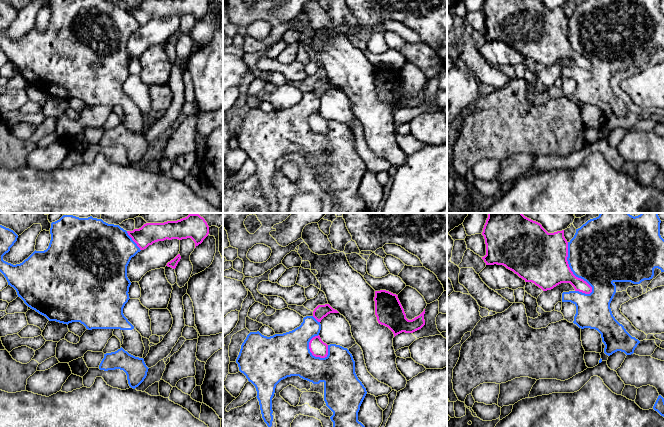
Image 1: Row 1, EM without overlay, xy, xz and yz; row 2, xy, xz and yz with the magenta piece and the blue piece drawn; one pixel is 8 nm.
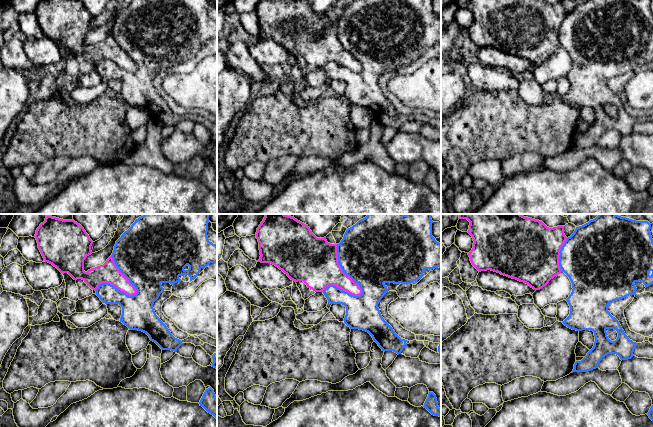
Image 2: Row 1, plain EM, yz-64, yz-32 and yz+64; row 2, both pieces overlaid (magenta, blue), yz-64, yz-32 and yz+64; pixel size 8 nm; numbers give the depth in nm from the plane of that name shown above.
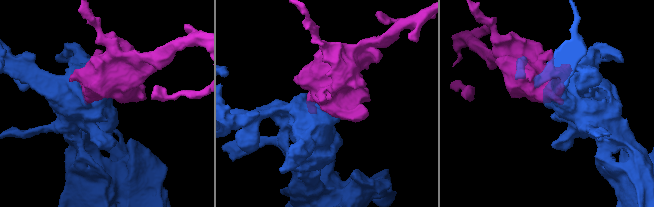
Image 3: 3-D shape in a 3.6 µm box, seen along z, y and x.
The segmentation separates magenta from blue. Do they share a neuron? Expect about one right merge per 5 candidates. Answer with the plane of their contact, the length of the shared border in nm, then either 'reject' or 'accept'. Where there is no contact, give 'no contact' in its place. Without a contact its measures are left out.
yz | 460 nm | reject

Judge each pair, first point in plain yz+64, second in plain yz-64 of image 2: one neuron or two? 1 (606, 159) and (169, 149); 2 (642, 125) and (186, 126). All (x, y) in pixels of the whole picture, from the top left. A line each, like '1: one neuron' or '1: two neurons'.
1: two neurons
2: one neuron

